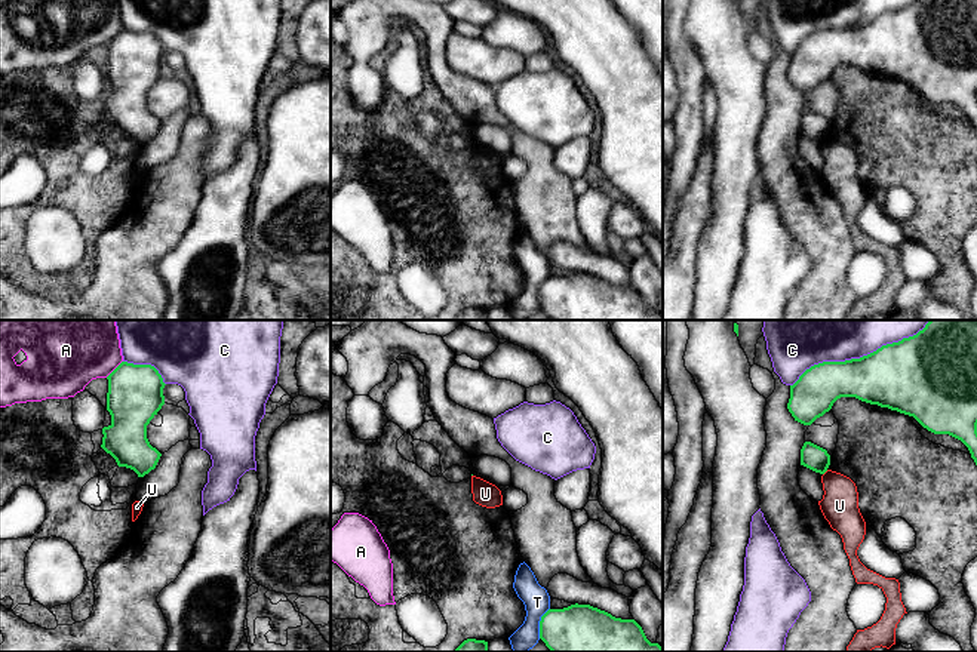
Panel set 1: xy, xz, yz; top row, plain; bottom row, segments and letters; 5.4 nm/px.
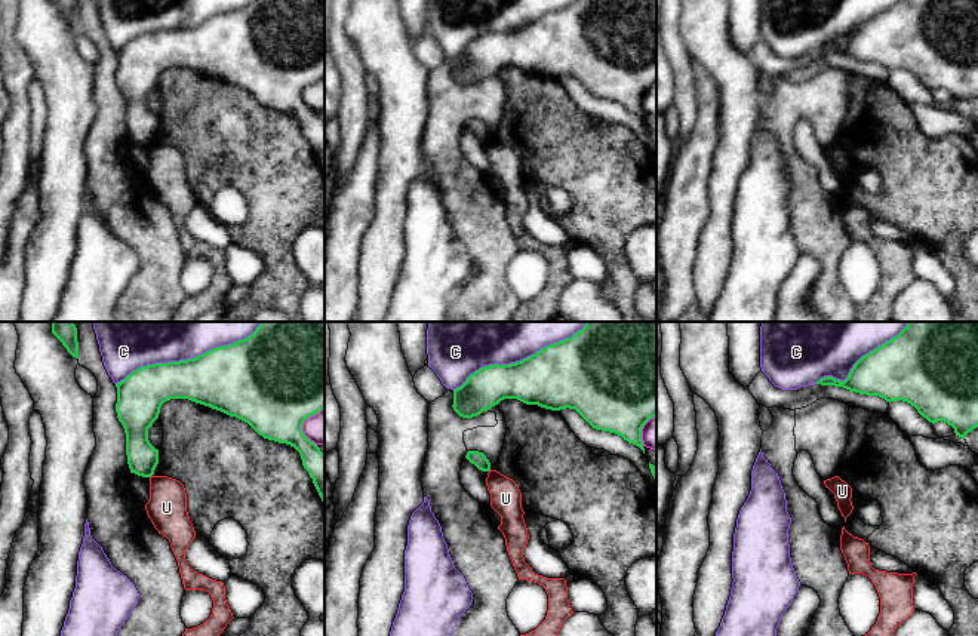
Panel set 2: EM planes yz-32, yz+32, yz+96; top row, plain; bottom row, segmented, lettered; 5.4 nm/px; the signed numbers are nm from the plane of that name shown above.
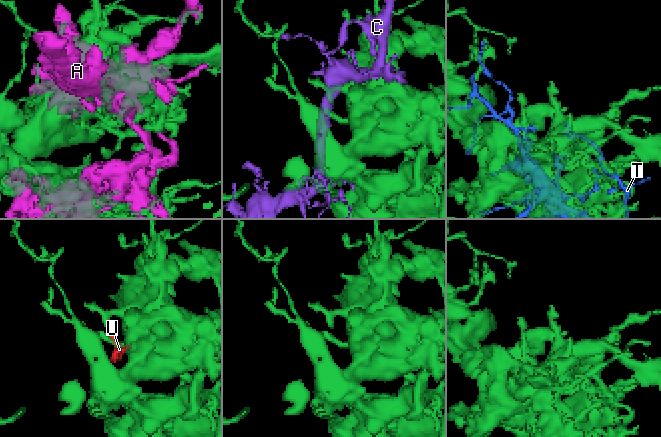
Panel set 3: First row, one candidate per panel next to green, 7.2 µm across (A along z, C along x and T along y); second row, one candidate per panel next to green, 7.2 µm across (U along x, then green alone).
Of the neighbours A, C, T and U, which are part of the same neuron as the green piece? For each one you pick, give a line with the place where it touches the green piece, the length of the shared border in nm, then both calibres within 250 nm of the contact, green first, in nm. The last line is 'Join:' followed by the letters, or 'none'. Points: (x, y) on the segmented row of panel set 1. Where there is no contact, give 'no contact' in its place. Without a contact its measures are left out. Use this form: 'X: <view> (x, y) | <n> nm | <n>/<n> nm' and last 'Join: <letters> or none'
Join: none

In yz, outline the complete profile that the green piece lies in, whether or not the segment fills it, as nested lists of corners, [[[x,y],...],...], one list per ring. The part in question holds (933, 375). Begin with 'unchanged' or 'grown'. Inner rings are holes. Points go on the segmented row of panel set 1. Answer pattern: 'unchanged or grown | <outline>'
unchanged | [[[930,320],[916,335],[882,345],[860,359],[814,365],[790,385],[787,409],[795,421],[811,425],[841,397],[855,397],[913,416],[928,431],[961,440],[977,465],[977,320]]]

